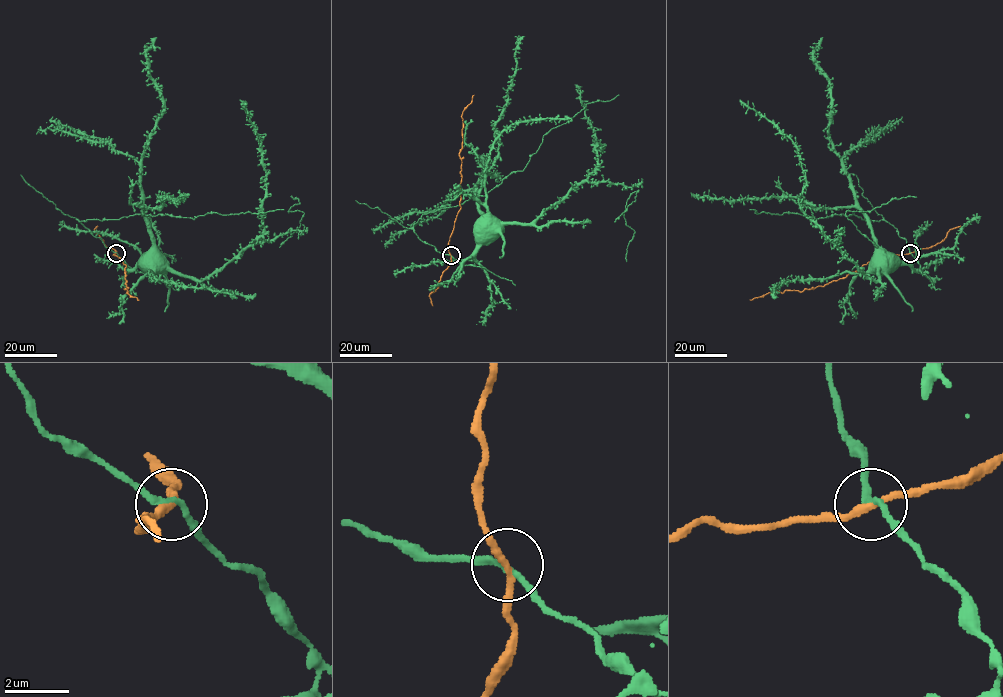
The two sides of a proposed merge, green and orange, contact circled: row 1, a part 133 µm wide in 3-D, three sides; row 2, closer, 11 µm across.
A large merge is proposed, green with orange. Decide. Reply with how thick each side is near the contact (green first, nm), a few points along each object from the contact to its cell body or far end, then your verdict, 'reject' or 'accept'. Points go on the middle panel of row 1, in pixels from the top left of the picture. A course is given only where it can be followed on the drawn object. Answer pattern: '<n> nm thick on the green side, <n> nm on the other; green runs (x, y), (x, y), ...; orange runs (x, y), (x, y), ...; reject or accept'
180 nm thick on the green side, 200 nm on the other; green runs (450, 255), (462, 265), (482, 235), (482, 239); orange runs (450, 255), (449, 241), (461, 207), (462, 116), (474, 95); reject

